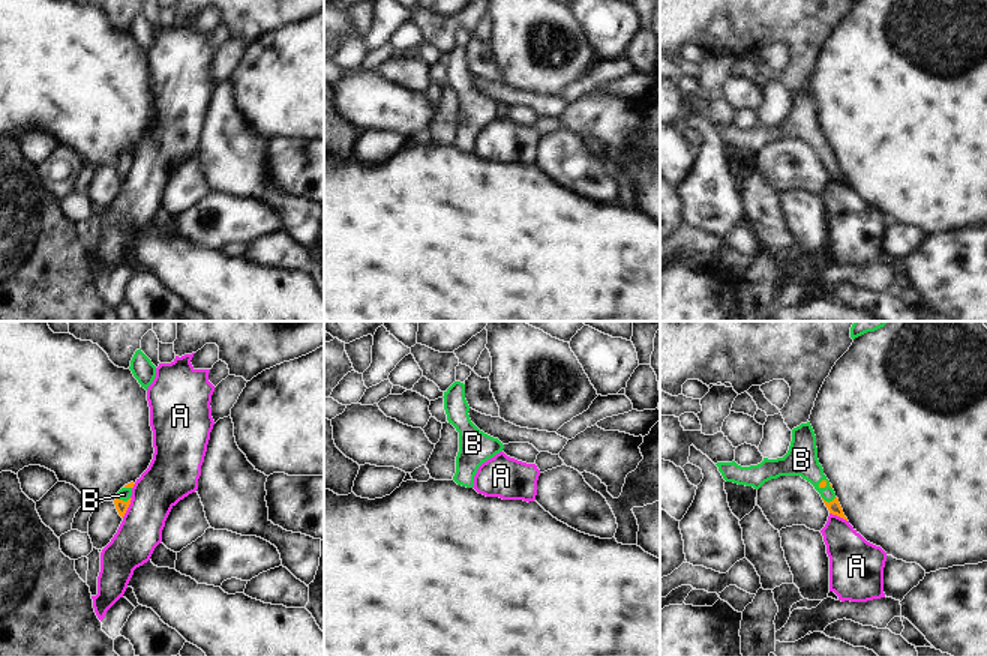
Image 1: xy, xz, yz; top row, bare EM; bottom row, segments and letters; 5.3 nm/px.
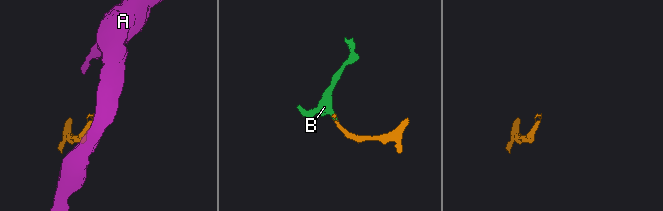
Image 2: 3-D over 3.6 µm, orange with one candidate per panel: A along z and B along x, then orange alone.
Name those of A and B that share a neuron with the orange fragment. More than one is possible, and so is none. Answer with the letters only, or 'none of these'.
B

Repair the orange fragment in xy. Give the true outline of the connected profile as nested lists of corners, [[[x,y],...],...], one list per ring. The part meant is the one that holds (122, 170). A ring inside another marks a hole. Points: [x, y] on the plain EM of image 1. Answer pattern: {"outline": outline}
{"outline": [[[134,146],[124,149],[116,159],[114,168],[116,173],[118,176],[118,179],[123,182],[129,168],[130,168],[130,159],[132,159],[132,152],[134,152]]]}

